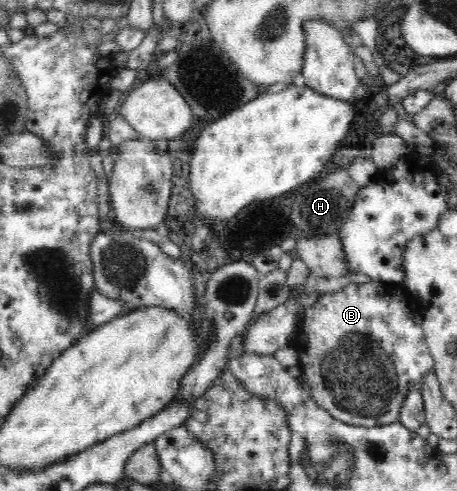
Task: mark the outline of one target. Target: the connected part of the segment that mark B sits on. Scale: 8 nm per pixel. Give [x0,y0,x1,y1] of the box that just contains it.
[290,281,435,427]

